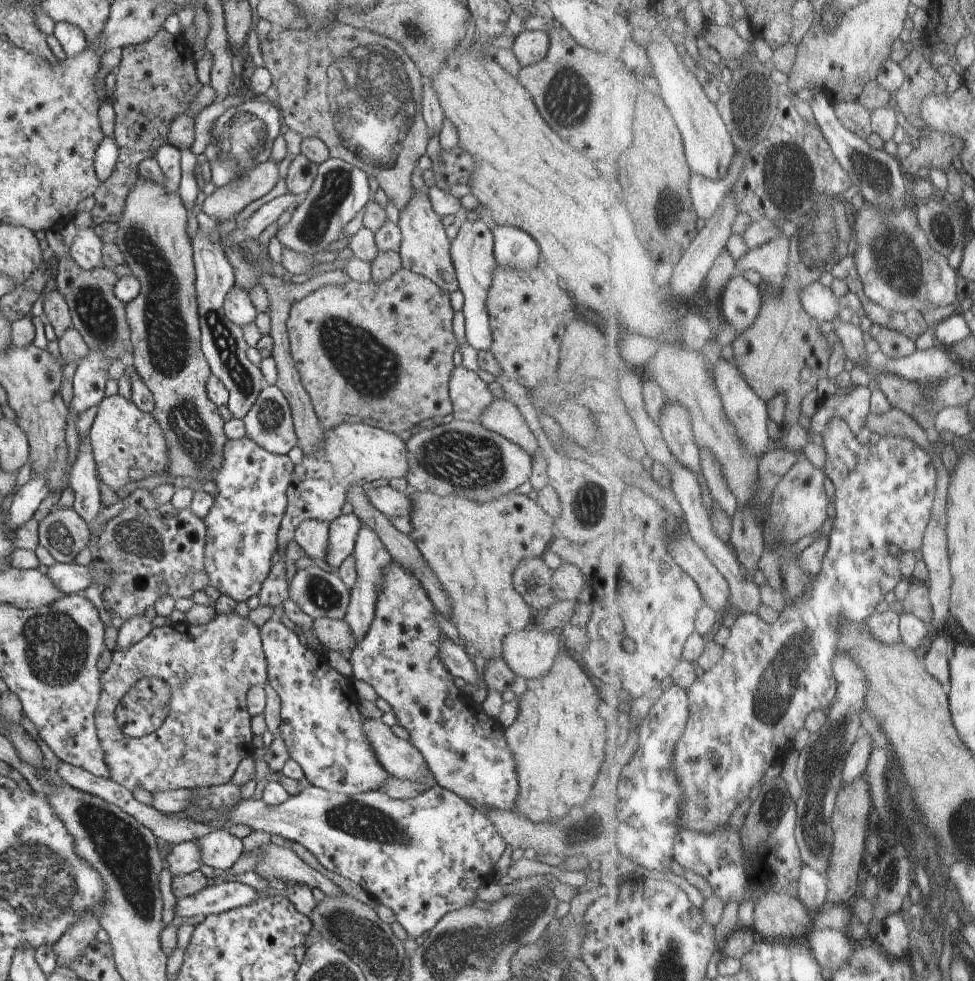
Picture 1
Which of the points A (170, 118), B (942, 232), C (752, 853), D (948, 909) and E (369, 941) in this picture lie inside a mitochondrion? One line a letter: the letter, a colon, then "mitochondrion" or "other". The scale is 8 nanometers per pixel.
A: other
B: mitochondrion
C: other
D: other
E: mitochondrion

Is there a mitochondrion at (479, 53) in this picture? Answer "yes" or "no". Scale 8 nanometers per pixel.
no

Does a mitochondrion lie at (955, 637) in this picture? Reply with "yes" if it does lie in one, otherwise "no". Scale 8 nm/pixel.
no

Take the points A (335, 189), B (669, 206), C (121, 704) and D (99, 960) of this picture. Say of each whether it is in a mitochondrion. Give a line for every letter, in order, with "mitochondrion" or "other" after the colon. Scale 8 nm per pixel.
A: mitochondrion
B: mitochondrion
C: other
D: other

